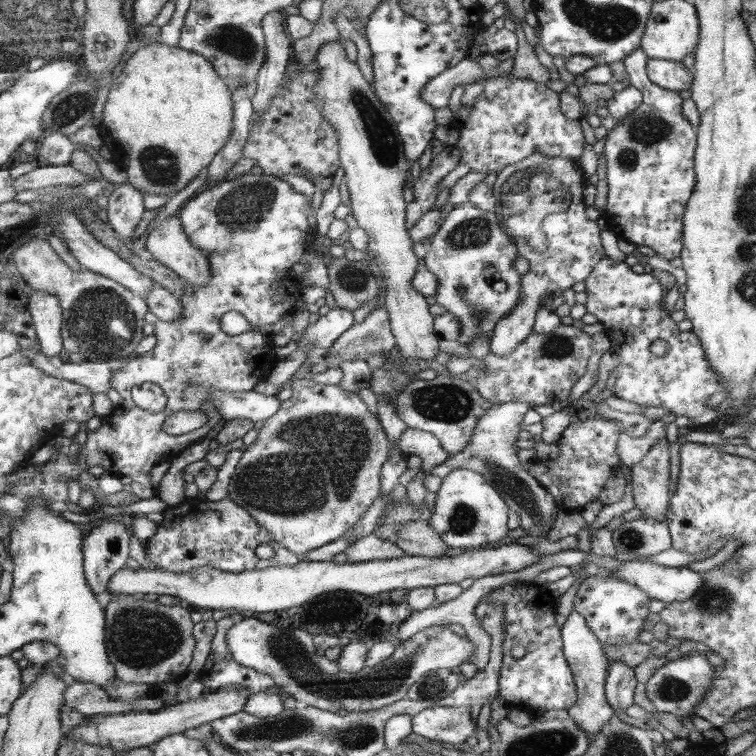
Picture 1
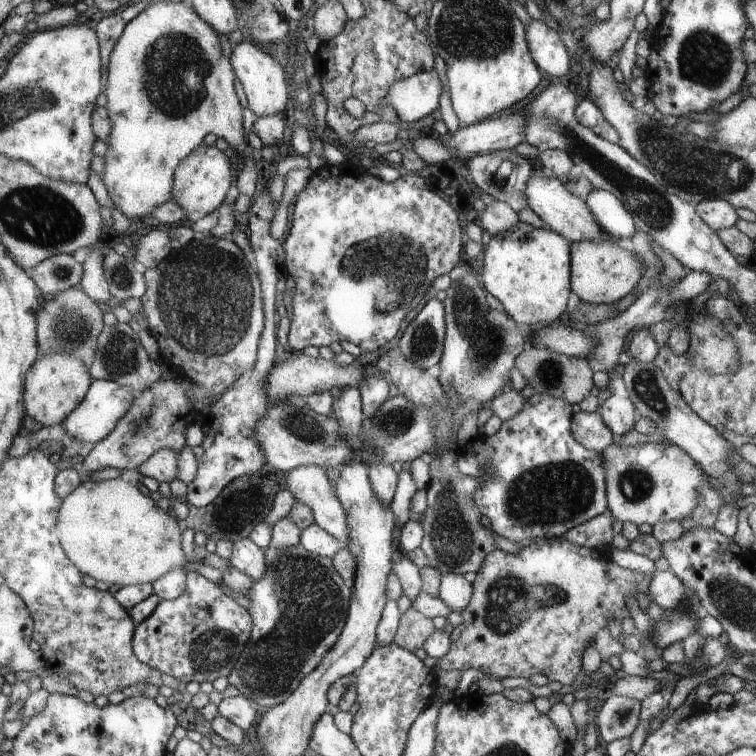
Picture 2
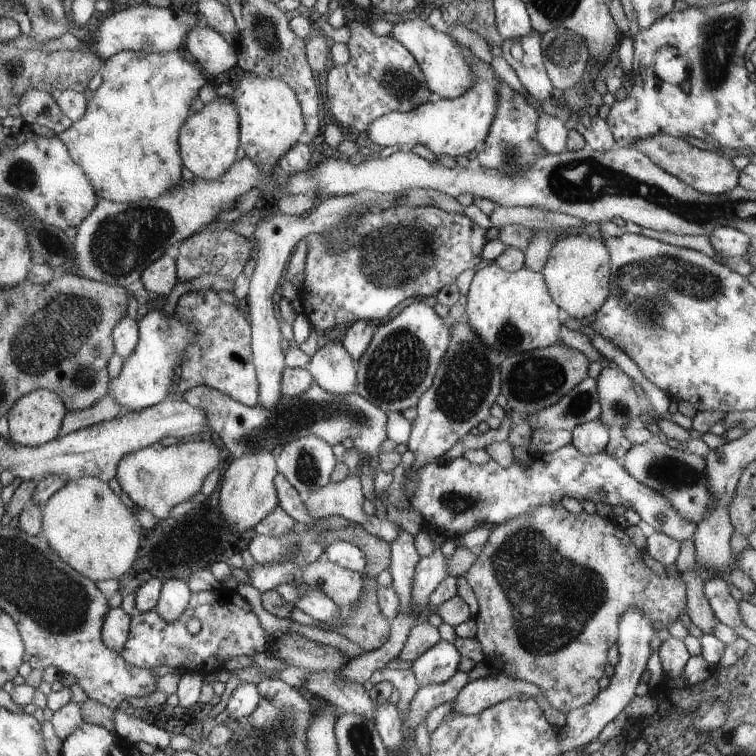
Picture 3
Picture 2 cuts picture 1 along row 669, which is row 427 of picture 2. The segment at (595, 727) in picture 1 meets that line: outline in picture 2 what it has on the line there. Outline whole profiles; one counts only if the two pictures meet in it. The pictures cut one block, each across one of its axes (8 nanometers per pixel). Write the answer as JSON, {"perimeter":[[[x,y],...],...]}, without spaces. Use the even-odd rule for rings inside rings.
{"perimeter":[[[597,411],[573,414],[572,434],[586,449],[592,449],[598,453],[616,441],[616,437],[602,421]]]}

